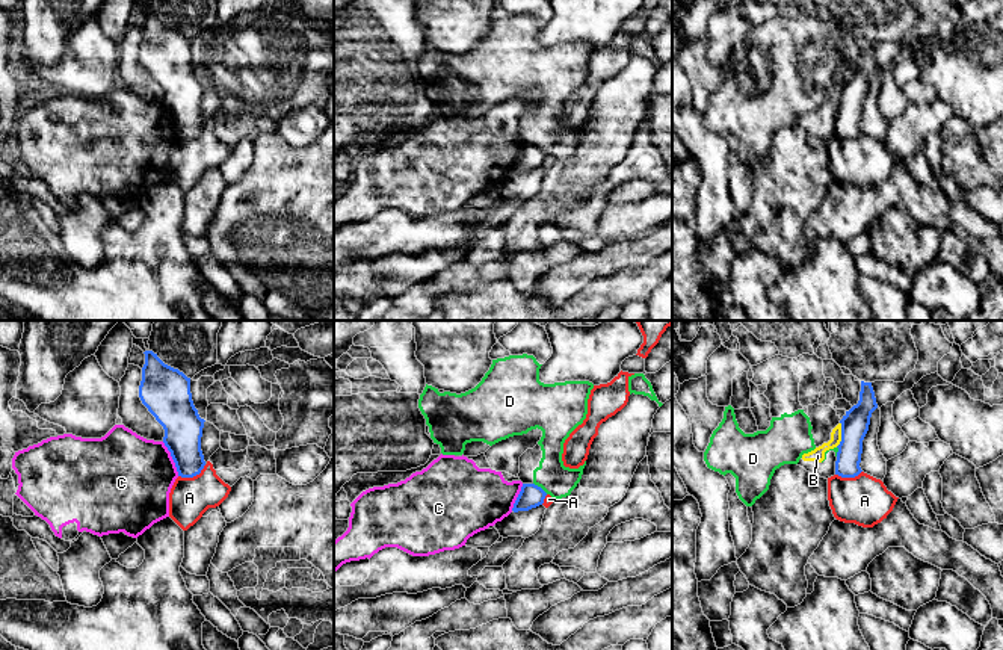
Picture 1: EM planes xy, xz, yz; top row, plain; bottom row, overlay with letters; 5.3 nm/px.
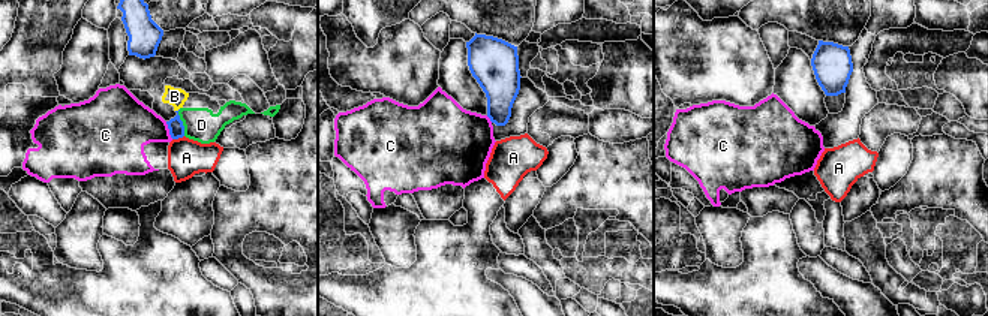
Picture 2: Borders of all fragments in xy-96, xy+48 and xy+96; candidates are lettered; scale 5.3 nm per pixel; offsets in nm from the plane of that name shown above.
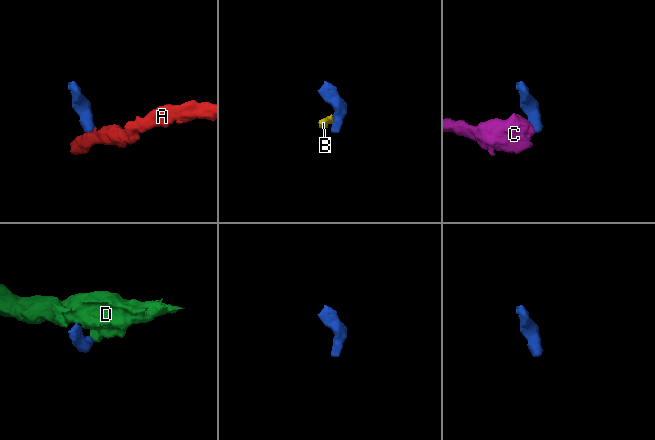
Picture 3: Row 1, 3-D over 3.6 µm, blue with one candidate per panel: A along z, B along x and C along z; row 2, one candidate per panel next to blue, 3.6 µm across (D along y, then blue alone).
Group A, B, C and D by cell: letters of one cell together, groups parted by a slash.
A / B D / C

